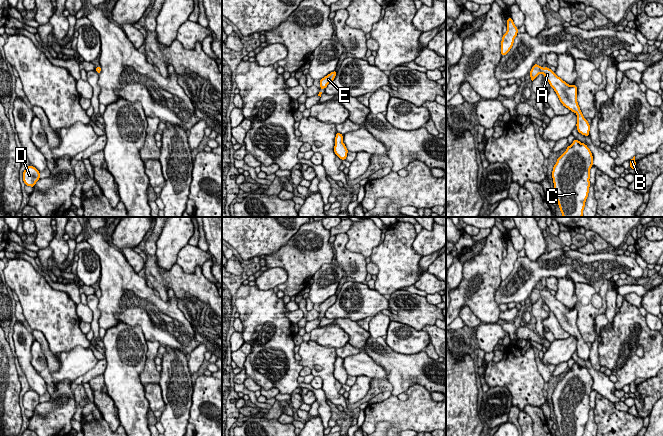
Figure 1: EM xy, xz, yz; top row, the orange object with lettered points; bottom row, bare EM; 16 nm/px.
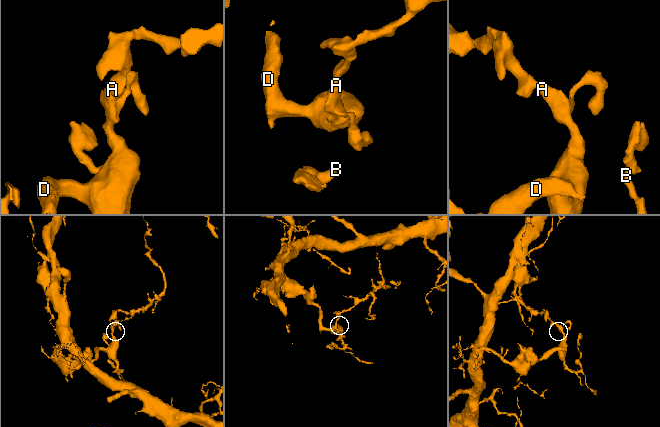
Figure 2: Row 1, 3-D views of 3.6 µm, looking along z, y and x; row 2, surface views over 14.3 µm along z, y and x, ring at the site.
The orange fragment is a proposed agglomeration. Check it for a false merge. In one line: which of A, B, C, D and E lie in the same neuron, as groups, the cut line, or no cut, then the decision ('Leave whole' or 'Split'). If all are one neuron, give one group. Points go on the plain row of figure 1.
Groups: A B C D E. No split. Leave whole

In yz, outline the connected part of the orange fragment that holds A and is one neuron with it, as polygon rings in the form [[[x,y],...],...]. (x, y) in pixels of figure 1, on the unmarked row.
[[[537,287],[533,289],[529,296],[531,304],[533,305],[536,303],[540,297],[544,299],[545,303],[549,306],[549,309],[554,313],[562,329],[577,338],[577,355],[584,360],[589,360],[590,348],[587,343],[584,342],[578,329],[577,310],[574,308],[567,308],[550,292],[542,292]]]

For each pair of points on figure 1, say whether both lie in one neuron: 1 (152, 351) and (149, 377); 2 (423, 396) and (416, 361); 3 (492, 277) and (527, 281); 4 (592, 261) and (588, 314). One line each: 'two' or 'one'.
1: one
2: two
3: two
4: two

